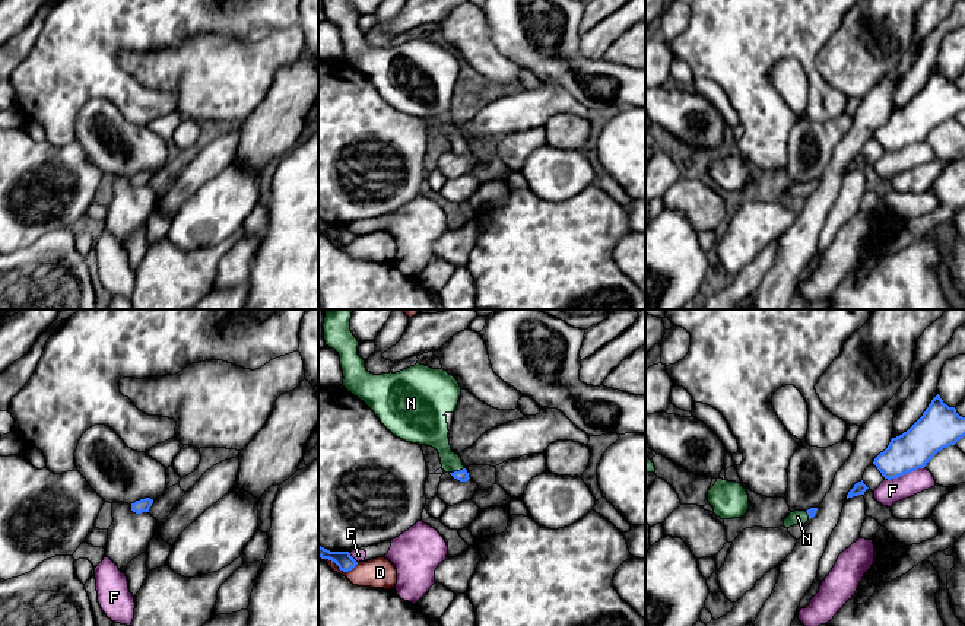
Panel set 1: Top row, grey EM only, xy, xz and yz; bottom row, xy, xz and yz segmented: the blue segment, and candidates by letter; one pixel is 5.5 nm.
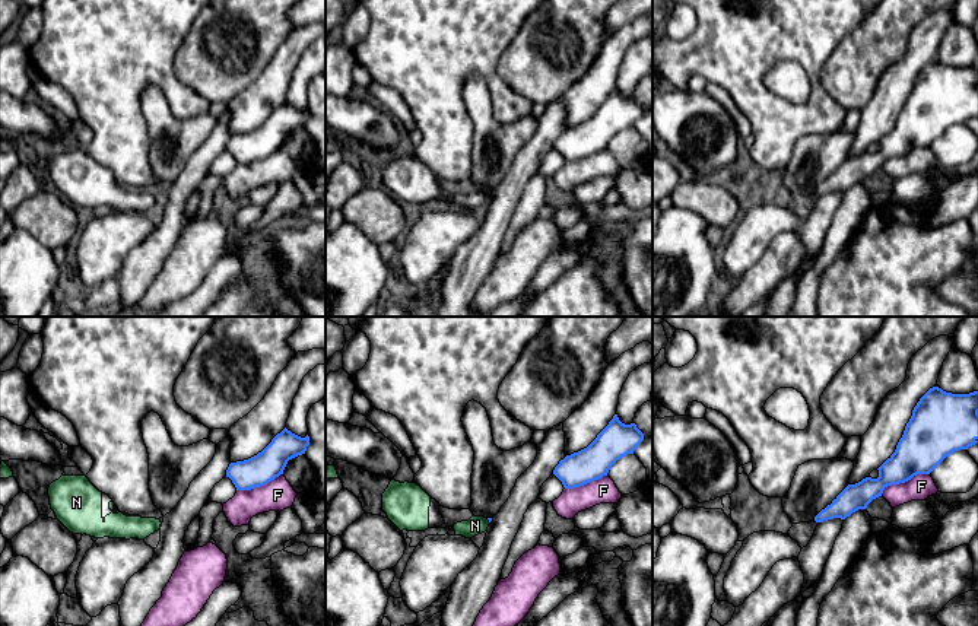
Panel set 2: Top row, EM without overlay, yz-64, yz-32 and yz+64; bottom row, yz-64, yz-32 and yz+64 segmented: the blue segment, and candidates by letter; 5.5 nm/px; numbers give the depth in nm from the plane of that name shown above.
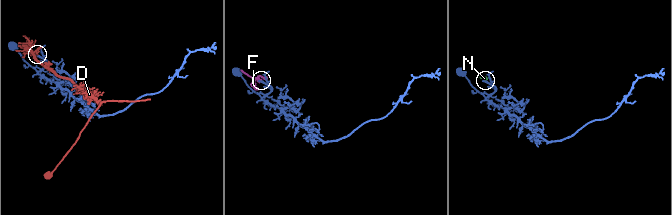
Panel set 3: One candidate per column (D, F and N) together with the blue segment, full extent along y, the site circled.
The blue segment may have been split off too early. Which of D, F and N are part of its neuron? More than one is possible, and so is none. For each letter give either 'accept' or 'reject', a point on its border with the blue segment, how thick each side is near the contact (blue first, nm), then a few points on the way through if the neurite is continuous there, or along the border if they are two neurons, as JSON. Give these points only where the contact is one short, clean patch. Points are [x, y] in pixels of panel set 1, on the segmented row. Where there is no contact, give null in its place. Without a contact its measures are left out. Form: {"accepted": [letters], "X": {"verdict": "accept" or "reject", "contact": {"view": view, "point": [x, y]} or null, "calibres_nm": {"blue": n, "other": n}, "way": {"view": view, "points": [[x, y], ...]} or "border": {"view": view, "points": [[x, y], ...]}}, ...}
{"accepted": ["N"], "D": {"verdict": "reject", "contact": {"view": "xz", "point": [339, 568]}, "calibres_nm": {"blue": 90, "other": 170}}, "F": {"verdict": "reject", "contact": {"view": "yz", "point": [904, 473]}, "calibres_nm": {"blue": 220, "other": 130}}, "N": {"verdict": "accept", "contact": {"view": "xz", "point": [456, 472]}, "calibres_nm": {"blue": 60, "other": 160}, "way": {"view": "xz", "points": [[463, 476], [456, 472], [434, 432]]}}}

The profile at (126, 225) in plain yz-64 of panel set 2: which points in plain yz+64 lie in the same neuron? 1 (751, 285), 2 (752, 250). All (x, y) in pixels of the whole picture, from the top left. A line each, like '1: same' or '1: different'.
1: different
2: same

